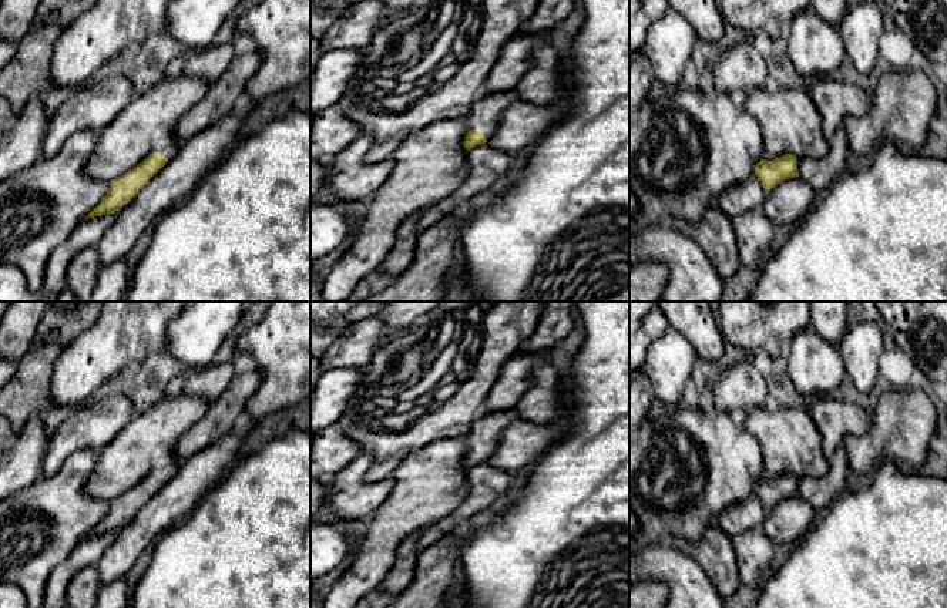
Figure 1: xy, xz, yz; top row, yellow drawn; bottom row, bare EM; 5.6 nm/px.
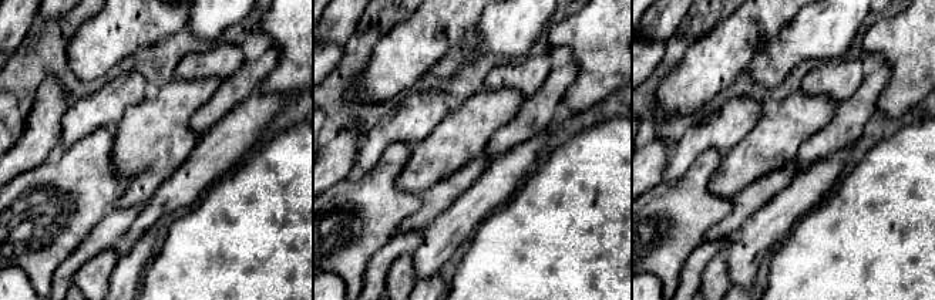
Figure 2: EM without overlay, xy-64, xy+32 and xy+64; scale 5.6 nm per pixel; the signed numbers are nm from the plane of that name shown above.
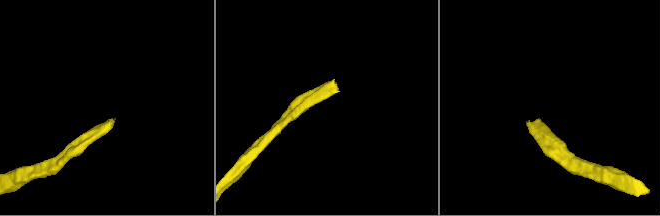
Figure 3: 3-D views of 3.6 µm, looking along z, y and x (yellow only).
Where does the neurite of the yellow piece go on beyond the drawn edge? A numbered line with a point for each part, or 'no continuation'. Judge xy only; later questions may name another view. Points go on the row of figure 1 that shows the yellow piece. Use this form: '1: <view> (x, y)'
1: xy (147, 124)

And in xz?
1: xz (430, 164)

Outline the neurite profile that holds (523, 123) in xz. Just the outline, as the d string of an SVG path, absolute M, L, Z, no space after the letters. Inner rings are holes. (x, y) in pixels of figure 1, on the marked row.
M517 101L501 115L496 134L486 144L514 155L535 144L564 114L564 104L535 105Z

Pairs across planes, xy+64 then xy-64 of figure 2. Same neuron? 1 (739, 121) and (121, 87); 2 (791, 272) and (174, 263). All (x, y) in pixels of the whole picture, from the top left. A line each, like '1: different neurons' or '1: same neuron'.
1: same neuron
2: same neuron

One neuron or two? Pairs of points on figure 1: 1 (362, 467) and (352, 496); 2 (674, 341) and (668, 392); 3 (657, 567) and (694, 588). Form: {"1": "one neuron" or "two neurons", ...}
{"1": "one neuron", "2": "one neuron", "3": "one neuron"}

